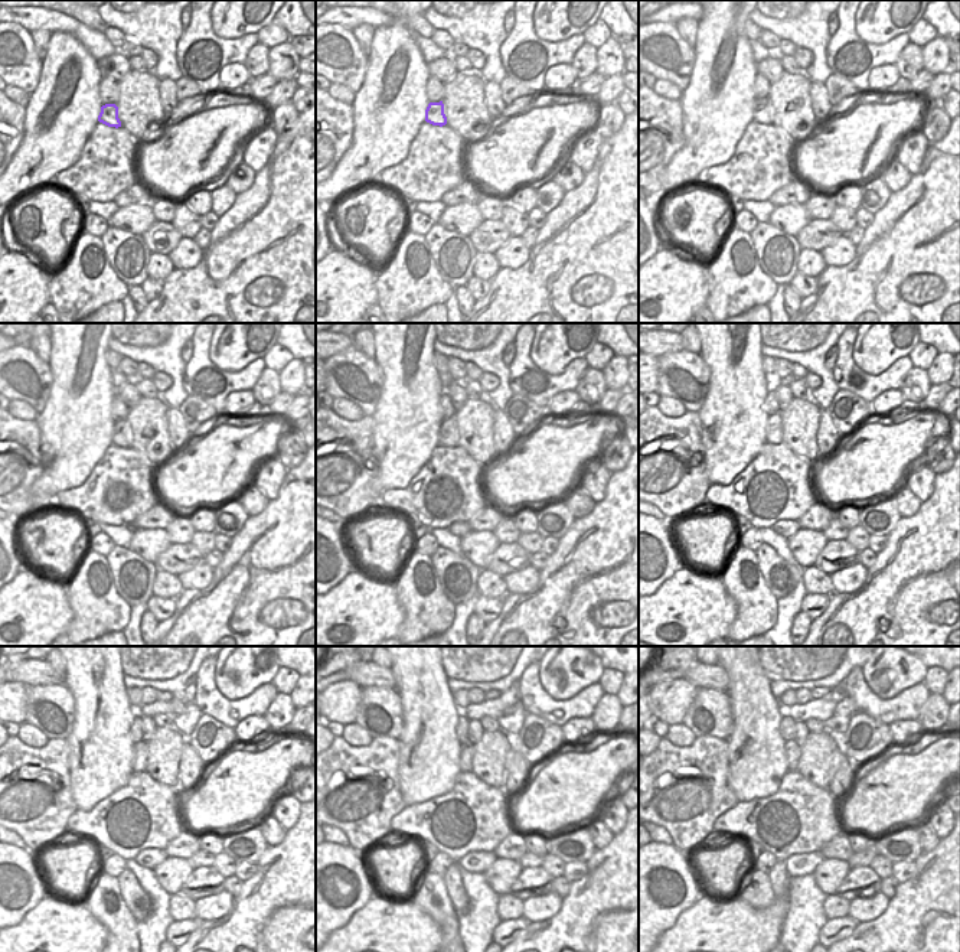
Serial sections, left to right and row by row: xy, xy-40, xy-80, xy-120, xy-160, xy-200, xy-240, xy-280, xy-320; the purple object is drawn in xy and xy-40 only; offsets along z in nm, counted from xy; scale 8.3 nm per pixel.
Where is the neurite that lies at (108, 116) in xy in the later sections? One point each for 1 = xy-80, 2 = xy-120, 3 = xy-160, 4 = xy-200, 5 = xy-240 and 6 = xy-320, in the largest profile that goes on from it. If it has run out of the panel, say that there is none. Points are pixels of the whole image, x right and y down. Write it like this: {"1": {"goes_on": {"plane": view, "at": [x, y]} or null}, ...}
{"1": {"goes_on": {"plane": "xy-80", "at": [763, 110]}}, "2": {"goes_on": {"plane": "xy-120", "at": [123, 437]}}, "3": {"goes_on": {"plane": "xy-160", "at": [449, 434]}}, "4": {"goes_on": {"plane": "xy-200", "at": [773, 430]}}, "5": {"goes_on": {"plane": "xy-240", "at": [140, 752]}}, "6": {"goes_on": {"plane": "xy-320", "at": [792, 749]}}}

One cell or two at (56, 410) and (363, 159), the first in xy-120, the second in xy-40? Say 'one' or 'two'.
one

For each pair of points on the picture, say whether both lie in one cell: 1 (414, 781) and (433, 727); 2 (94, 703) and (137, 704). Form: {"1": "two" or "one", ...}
{"1": "one", "2": "two"}

